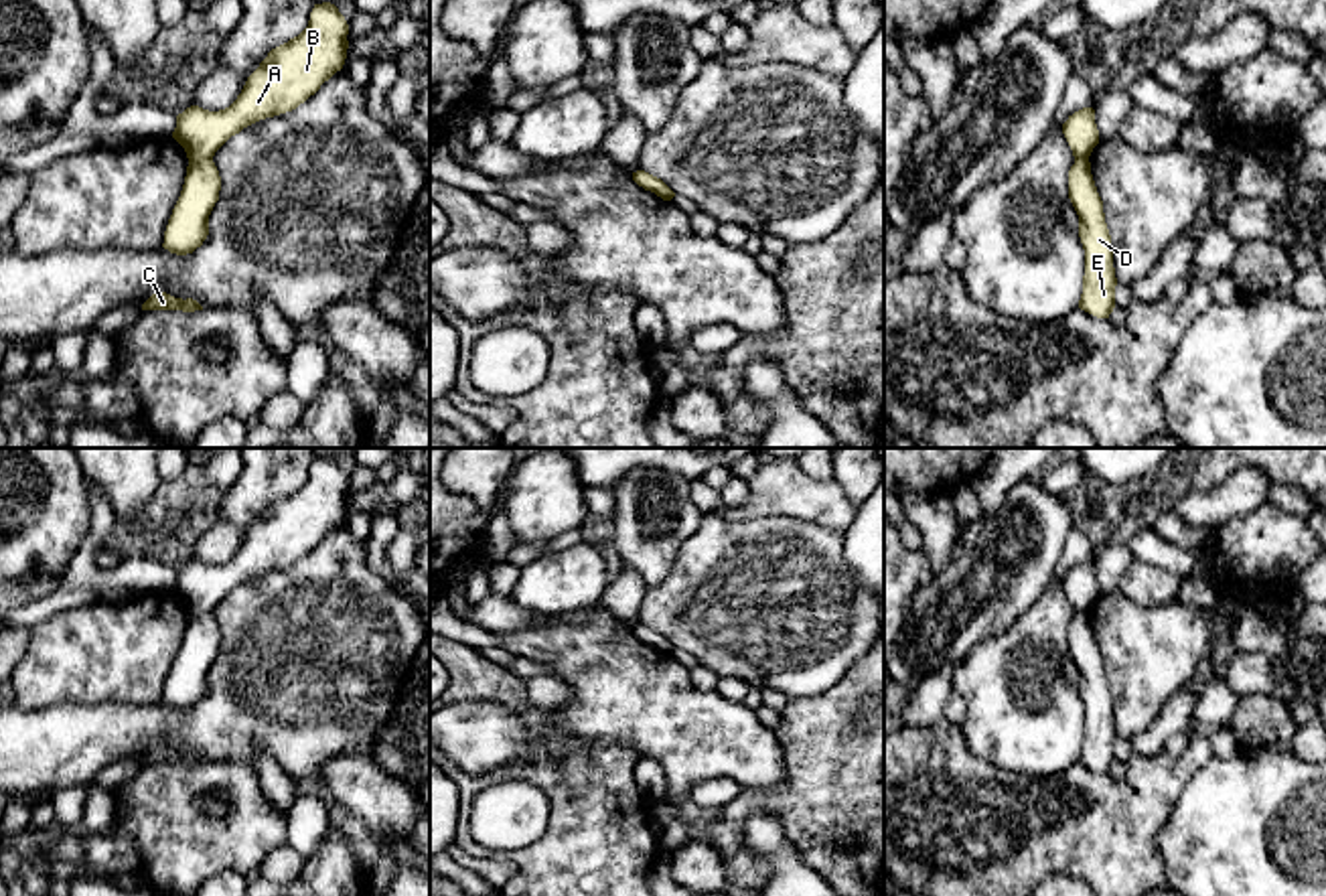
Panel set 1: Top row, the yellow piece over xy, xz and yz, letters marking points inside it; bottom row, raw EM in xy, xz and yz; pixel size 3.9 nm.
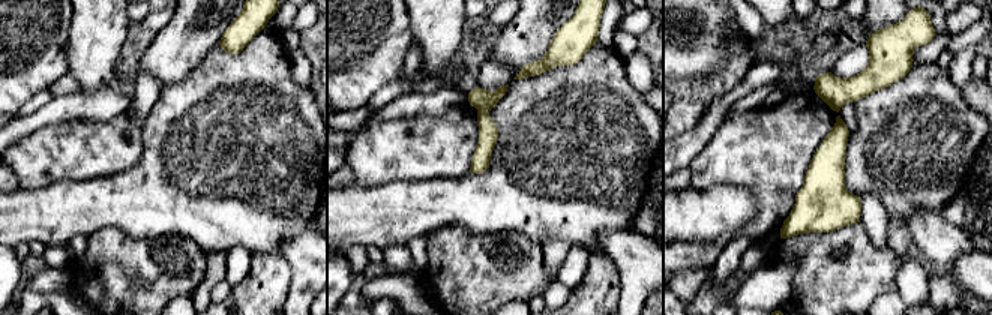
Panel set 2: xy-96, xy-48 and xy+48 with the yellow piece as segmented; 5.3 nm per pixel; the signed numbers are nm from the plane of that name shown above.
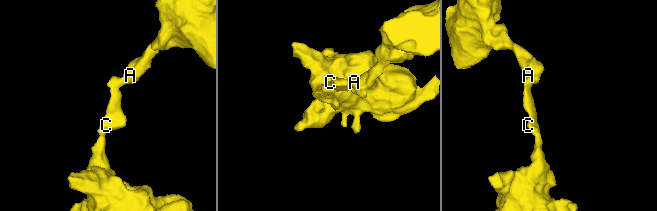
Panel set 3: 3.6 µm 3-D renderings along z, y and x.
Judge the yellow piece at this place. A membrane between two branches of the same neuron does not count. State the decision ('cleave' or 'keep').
cleave

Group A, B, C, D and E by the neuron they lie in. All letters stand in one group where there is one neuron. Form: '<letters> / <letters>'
A B / C D E

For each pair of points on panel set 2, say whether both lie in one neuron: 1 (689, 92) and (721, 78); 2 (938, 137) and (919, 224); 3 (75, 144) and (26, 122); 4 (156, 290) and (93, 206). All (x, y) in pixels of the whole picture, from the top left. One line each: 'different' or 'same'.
1: same
2: different
3: different
4: different

